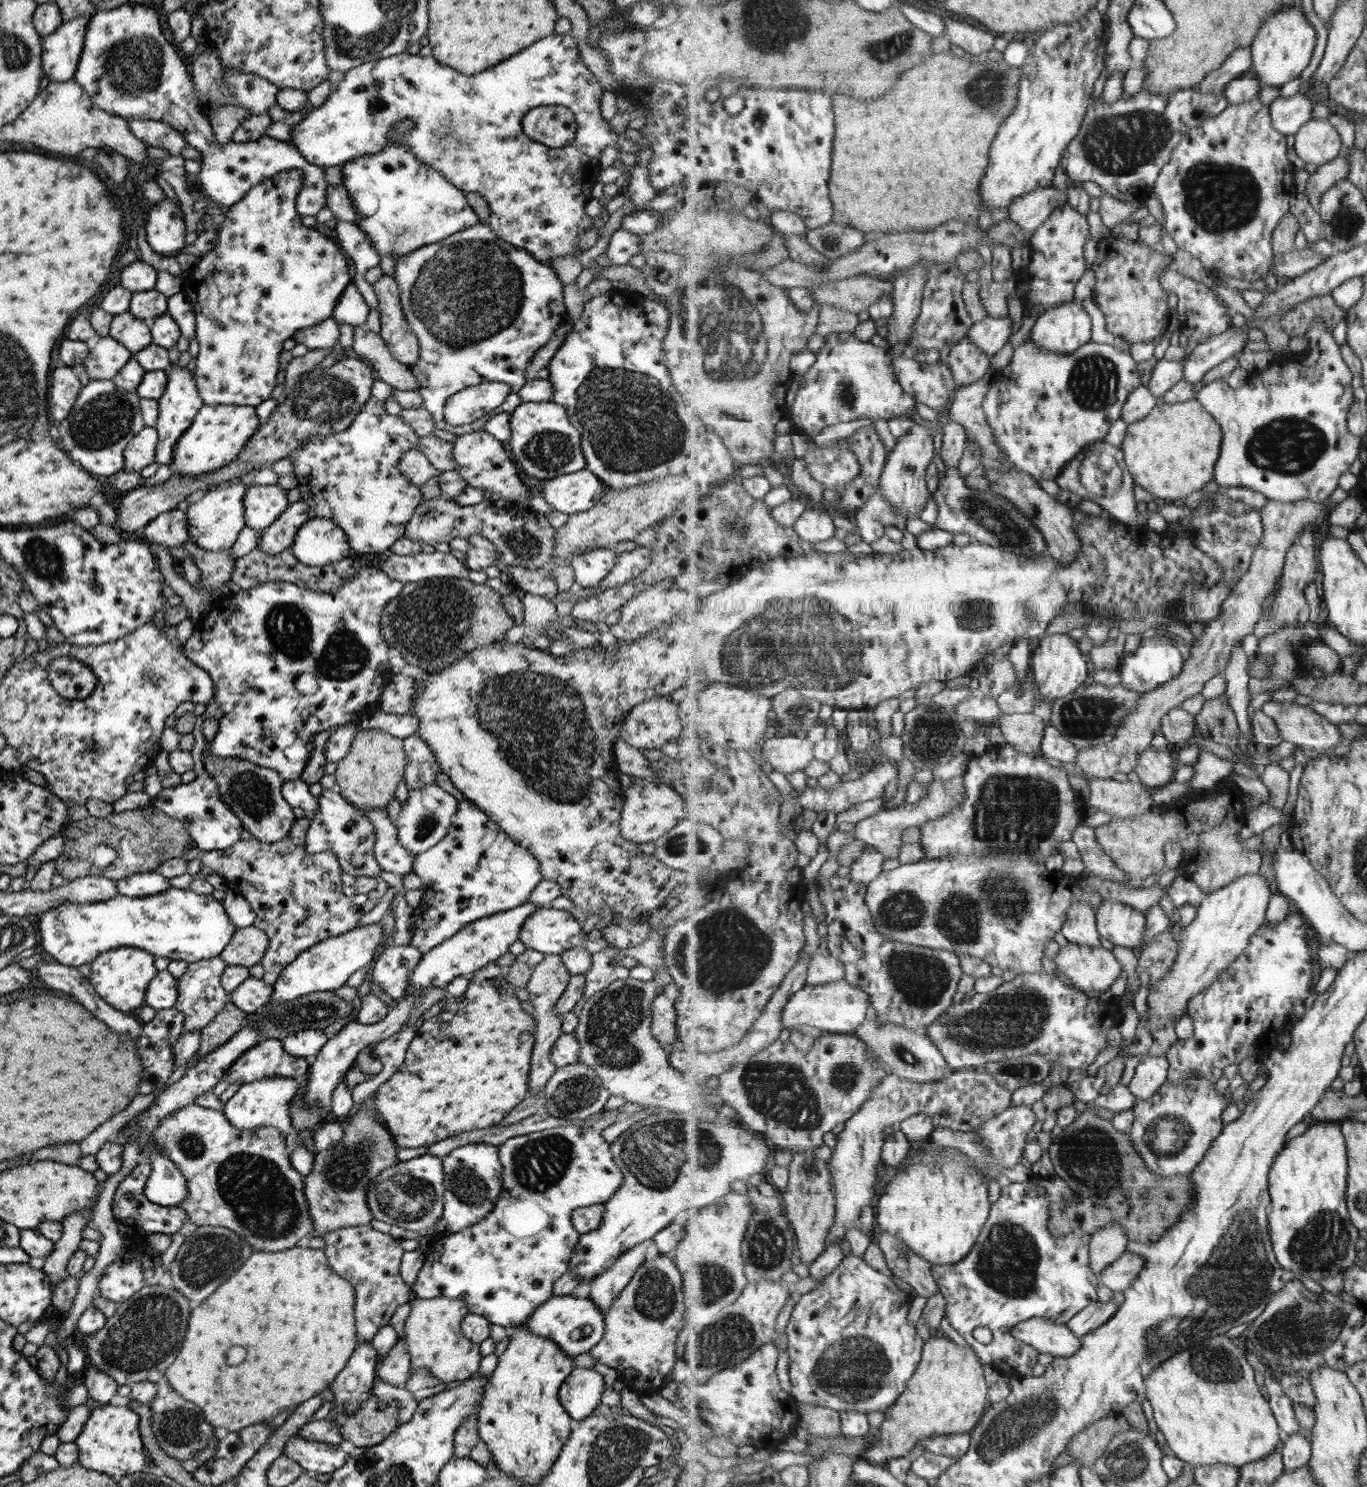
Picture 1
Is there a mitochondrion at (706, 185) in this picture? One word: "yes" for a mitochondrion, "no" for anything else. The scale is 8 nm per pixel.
no

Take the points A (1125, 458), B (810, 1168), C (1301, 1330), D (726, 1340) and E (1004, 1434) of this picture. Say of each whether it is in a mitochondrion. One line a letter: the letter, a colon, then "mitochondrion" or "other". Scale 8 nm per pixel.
A: other
B: other
C: mitochondrion
D: mitochondrion
E: mitochondrion

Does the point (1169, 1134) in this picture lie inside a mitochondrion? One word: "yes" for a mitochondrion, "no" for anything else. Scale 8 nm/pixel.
yes

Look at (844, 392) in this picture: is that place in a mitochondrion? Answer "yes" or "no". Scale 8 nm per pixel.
yes

